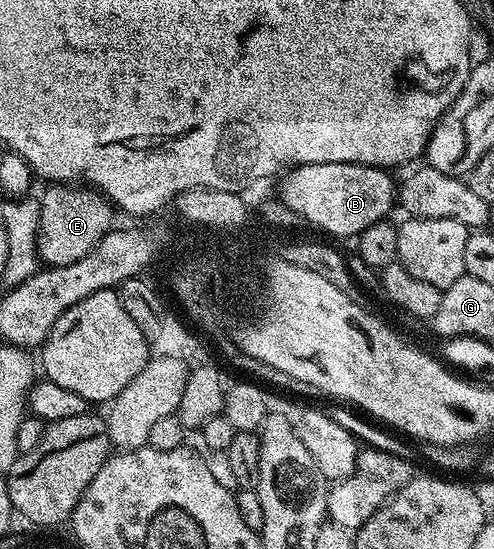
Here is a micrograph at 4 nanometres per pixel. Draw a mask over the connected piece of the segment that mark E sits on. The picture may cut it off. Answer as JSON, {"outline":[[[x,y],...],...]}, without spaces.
{"outline":[[[51,185],[48,188],[44,195],[38,196],[40,203],[40,221],[37,224],[36,235],[38,262],[48,267],[73,265],[73,261],[81,261],[81,257],[85,257],[113,230],[113,223],[111,223],[113,207],[104,196],[91,189],[82,189],[77,185]]]}

